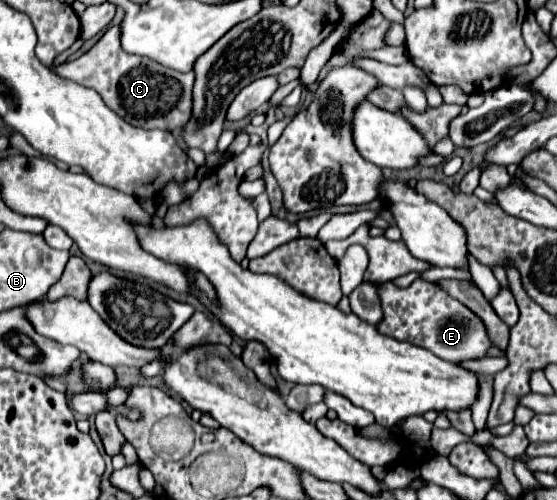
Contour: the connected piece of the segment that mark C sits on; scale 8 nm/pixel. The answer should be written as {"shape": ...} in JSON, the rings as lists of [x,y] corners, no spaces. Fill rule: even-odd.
{"shape":[[[112,26],[104,32],[104,36],[80,58],[62,64],[62,68],[54,68],[62,78],[78,82],[86,88],[94,88],[108,108],[112,108],[120,118],[128,124],[152,130],[180,130],[180,124],[186,124],[190,118],[190,100],[192,100],[192,84],[194,72],[182,74],[170,70],[146,56],[128,54],[120,44],[120,26]]]}

